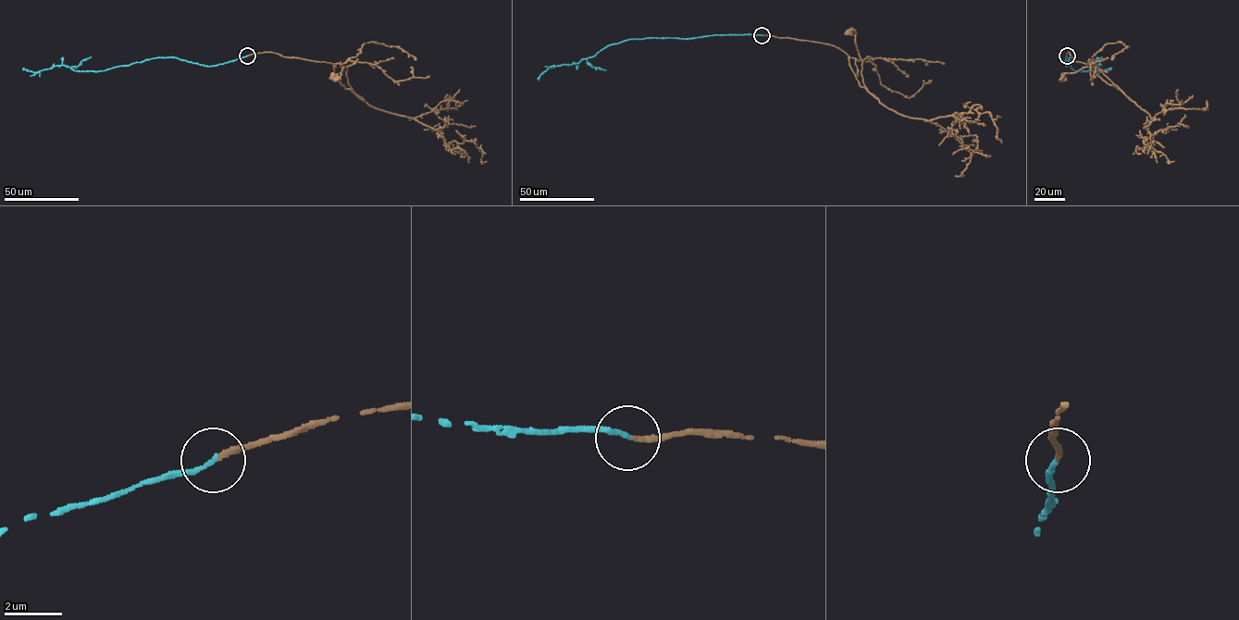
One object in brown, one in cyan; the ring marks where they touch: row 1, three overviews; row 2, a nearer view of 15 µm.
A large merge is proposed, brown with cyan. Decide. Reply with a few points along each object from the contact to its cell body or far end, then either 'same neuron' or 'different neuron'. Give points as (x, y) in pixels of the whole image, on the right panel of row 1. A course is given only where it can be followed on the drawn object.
brown runs (1067, 55), (1069, 52), (1076, 61), (1087, 64), (1105, 80), (1120, 90), (1092, 67), (1064, 74), (1063, 77); cyan runs (1067, 55), (1066, 66), (1070, 57), (1069, 63), (1073, 70), (1087, 71), (1094, 65), (1097, 72), (1111, 68); same neuron

